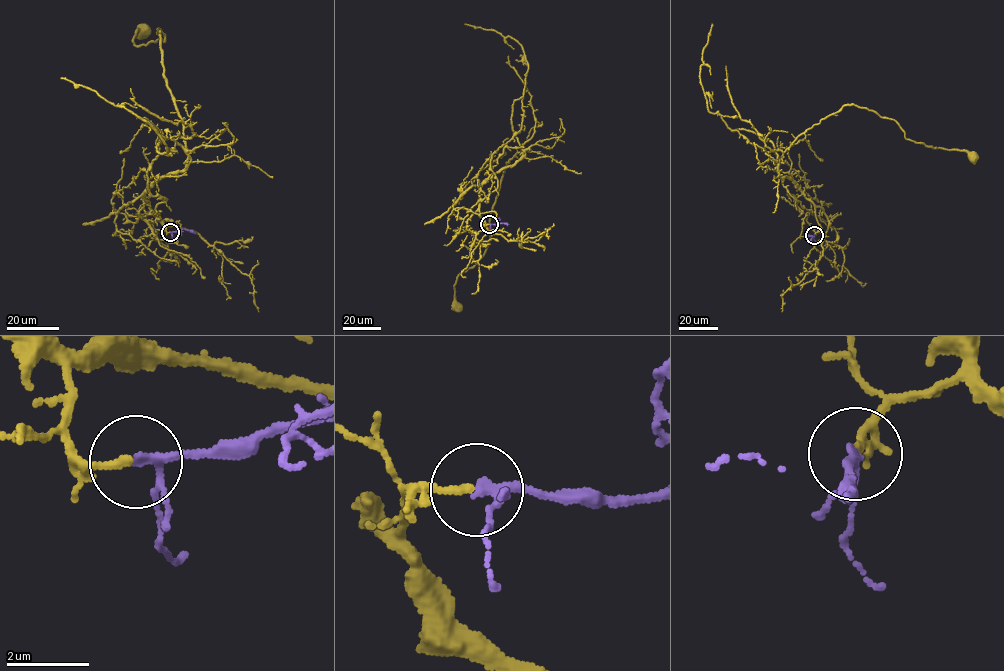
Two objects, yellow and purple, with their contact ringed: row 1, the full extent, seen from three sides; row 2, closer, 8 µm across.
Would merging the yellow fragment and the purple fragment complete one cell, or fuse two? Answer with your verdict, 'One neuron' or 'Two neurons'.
One neuron

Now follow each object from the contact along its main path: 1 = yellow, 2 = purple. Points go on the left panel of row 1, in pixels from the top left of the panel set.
1: (170, 232), (144, 193), (184, 168), (187, 149), (158, 28), (164, 34), (135, 45), (141, 32)
2: (170, 232), (185, 229), (195, 233)

